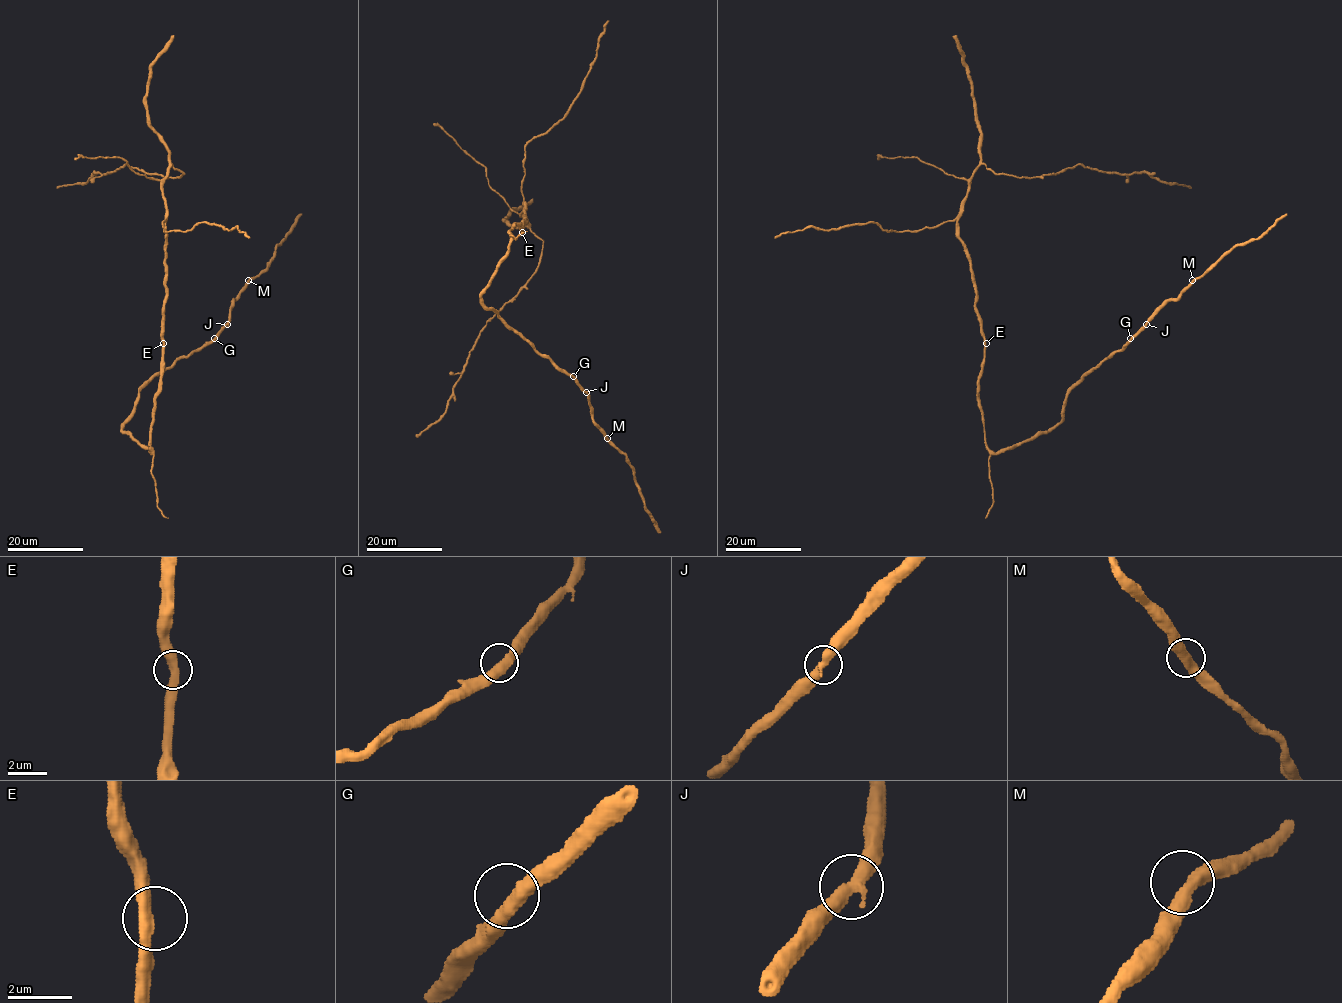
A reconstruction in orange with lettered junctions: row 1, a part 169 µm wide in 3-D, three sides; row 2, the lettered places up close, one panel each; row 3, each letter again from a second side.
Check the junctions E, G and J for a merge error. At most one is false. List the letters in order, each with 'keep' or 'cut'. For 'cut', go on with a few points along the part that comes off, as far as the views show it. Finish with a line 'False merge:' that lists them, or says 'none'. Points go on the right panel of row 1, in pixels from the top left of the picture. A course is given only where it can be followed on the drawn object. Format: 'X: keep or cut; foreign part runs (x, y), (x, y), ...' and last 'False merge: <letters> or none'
E: keep
G: keep
J: keep
False merge: none

